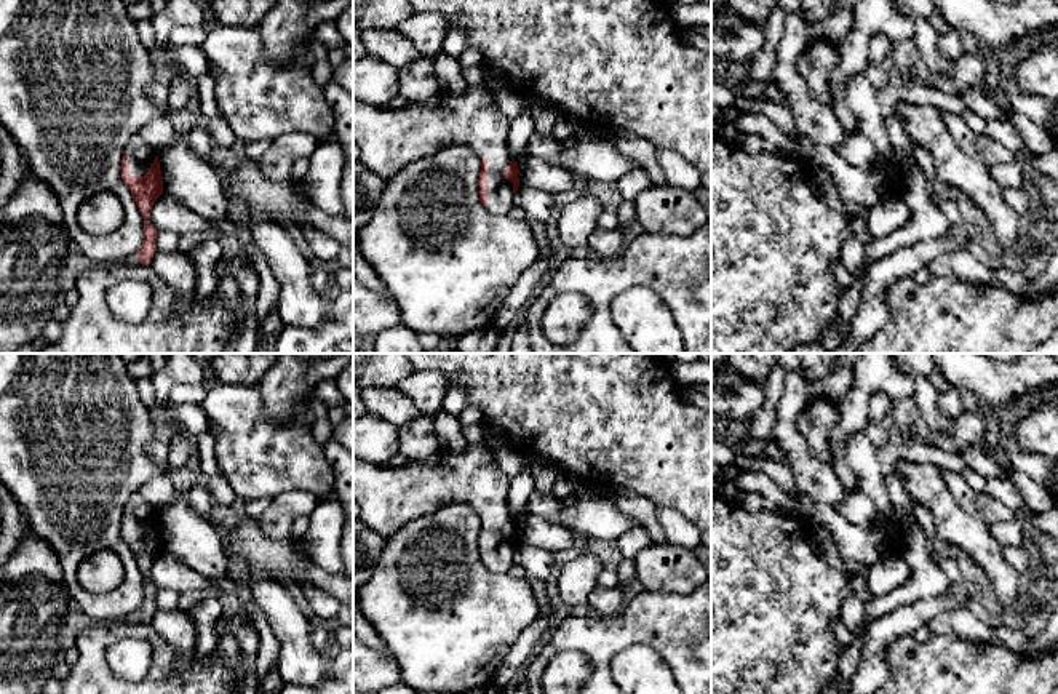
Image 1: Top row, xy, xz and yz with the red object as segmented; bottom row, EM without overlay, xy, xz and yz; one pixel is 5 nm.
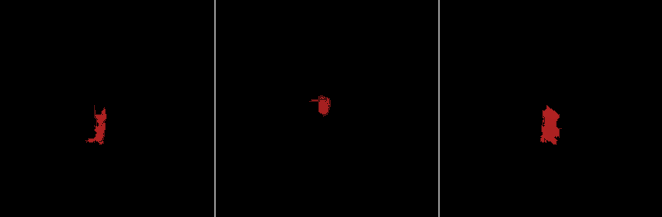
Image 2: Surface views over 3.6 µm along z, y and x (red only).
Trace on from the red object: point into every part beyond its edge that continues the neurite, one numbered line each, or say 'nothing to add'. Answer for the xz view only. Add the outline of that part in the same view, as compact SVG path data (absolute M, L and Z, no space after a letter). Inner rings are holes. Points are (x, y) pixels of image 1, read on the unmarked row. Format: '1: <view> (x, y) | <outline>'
1: xz (389, 498) | M467 445L459 454L440 451L428 461L409 461L403 467L382 467L353 461L353 501L361 509L360 520L384 539L392 537L406 523L433 513L451 504L468 504L479 517L487 518L487 568L507 572L515 563L513 542L503 531L511 520L508 488L511 478L494 462L494 454L476 445Z

